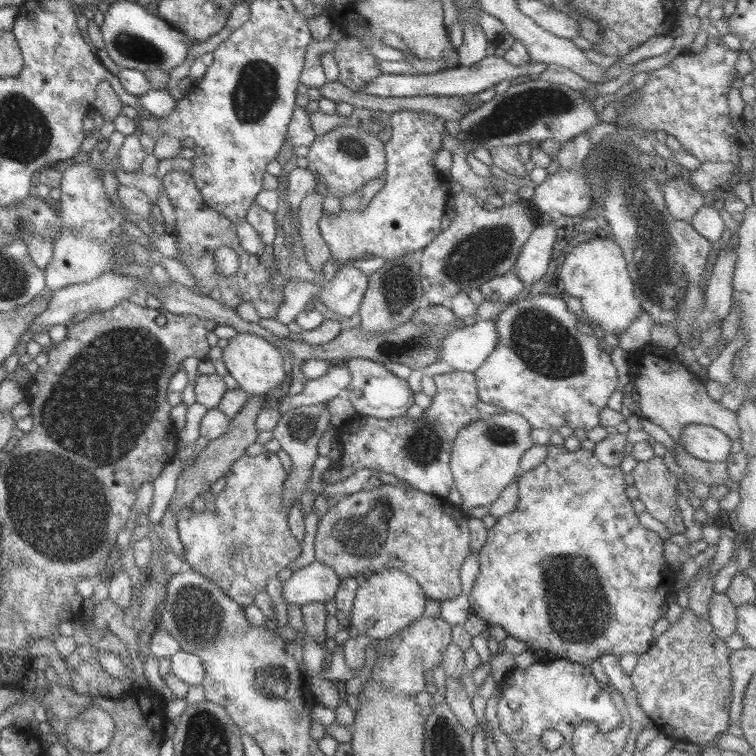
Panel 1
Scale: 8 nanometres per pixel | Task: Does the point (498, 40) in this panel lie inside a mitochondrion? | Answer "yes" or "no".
no

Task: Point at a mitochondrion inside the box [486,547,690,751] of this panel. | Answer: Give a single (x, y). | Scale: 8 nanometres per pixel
(576, 606)

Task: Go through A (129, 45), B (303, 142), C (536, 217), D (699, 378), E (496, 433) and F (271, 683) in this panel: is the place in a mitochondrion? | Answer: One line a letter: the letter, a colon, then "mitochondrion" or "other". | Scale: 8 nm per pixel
A: mitochondrion
B: other
C: other
D: other
E: mitochondrion
F: mitochondrion

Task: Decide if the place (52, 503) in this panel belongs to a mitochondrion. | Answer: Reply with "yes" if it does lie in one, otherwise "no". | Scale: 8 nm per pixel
yes

